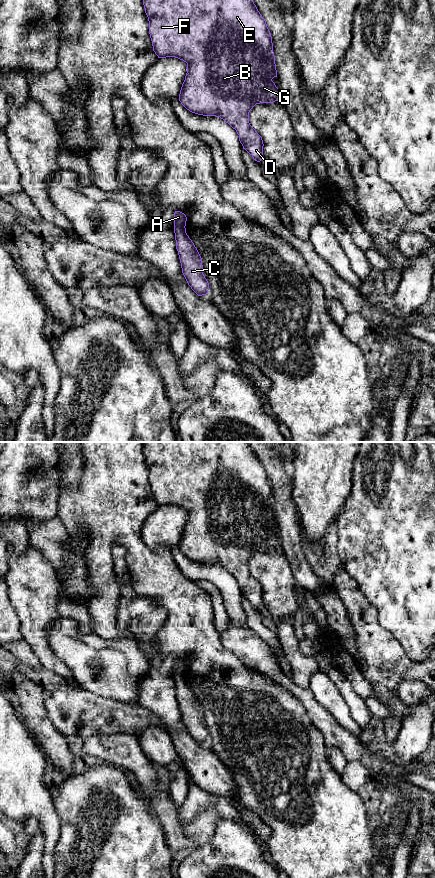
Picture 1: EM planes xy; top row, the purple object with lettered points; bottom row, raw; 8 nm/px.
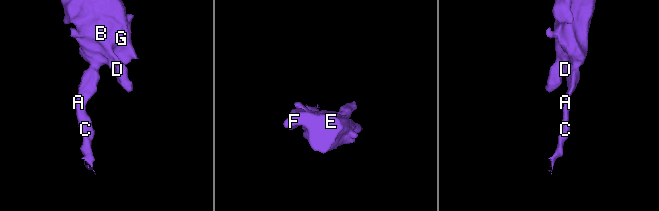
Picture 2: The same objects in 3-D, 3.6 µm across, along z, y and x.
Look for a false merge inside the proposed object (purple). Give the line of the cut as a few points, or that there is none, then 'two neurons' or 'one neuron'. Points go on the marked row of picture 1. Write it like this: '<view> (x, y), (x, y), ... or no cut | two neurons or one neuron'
no cut | one neuron

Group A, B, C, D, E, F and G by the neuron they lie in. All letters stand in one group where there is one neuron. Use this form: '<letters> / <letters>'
A B C D E F G

